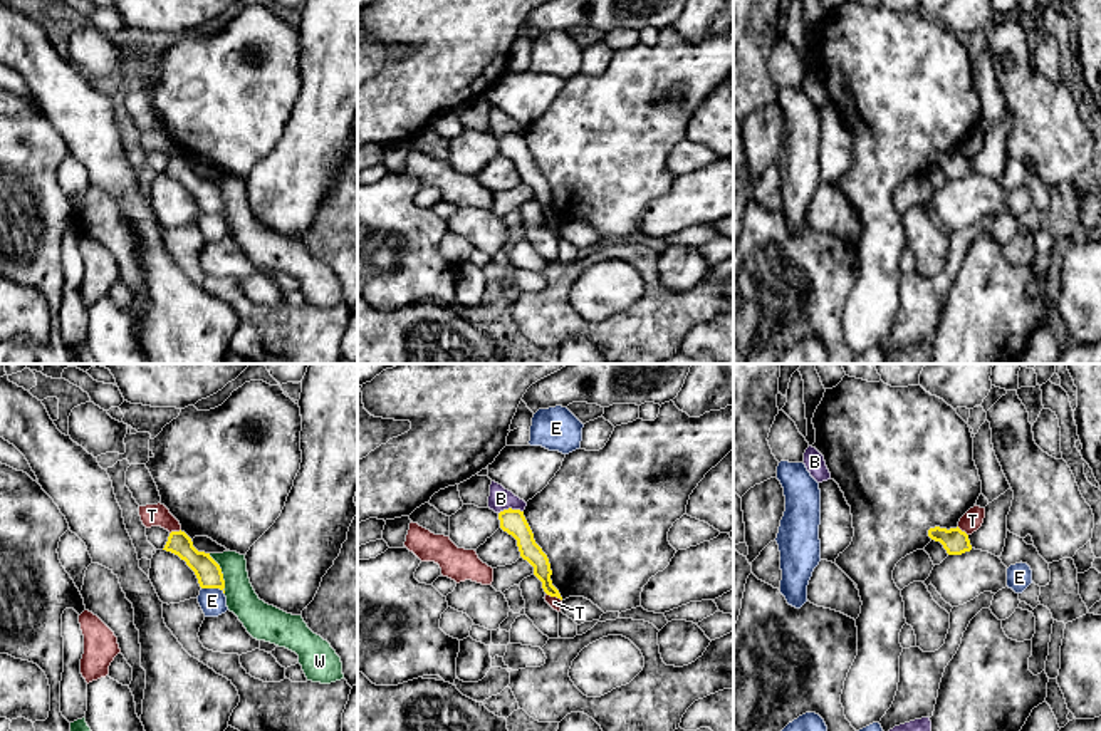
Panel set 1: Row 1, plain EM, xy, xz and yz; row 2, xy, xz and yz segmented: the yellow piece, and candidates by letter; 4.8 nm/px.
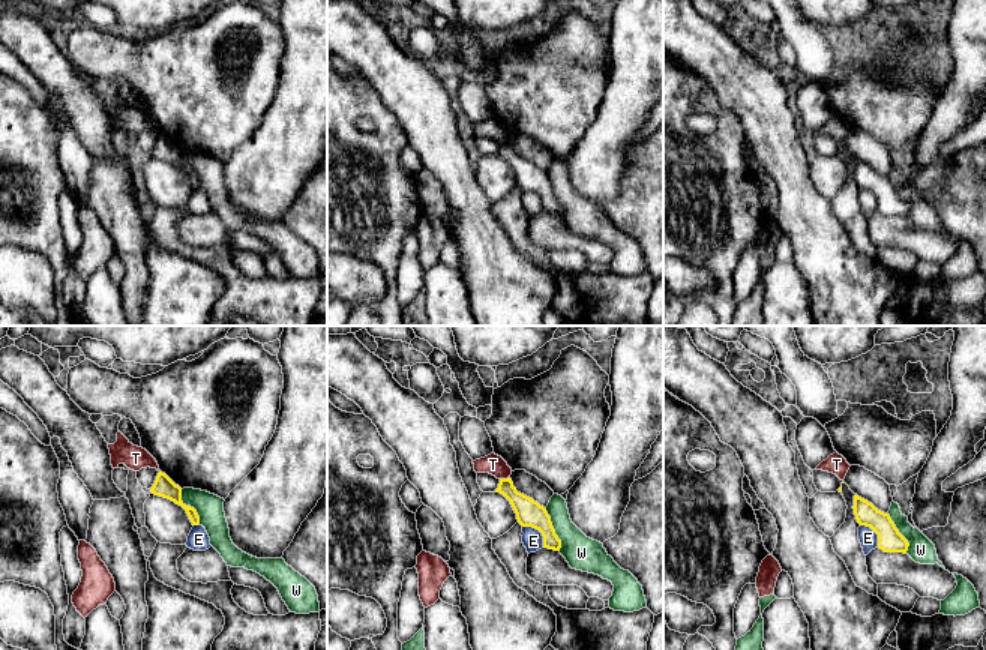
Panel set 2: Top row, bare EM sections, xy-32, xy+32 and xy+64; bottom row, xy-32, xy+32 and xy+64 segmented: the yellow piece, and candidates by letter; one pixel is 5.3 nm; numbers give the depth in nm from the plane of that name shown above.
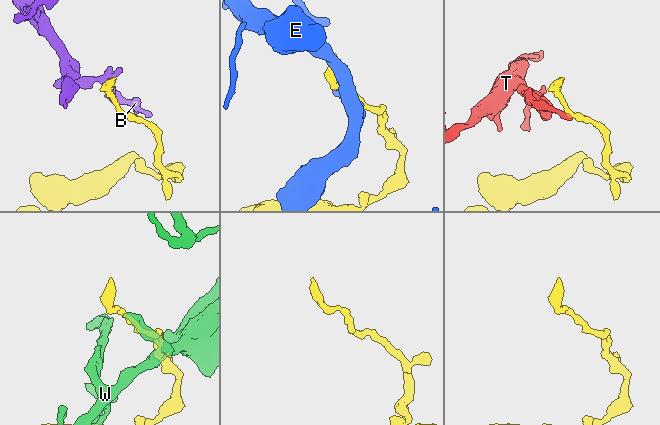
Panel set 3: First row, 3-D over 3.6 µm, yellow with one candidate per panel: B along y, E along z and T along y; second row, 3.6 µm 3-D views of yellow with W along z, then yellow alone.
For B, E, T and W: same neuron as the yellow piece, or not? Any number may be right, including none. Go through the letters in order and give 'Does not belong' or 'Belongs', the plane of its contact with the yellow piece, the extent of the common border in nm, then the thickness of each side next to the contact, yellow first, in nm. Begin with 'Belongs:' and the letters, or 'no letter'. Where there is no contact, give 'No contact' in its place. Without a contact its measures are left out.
Belongs: no letter
B: Does not belong. Touches yellow in xz. Shared border 120 nm. Thickness 120 nm (yellow) against 110 nm
E: Does not belong. Touches yellow in xy. Shared border 120 nm. Thickness 120 nm (yellow) against 130 nm
T: Does not belong. Touches yellow in xz. Shared border 90 nm. Thickness 100 nm (yellow) against 60 nm
W: Does not belong. Touches yellow in xy. Shared border 200 nm. Thickness 120 nm (yellow) against 150 nm

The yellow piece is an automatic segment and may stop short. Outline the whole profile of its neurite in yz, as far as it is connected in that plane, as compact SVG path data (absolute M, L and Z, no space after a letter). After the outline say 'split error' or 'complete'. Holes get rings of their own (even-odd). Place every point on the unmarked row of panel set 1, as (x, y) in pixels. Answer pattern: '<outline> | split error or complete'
M935 151L928 154L928 161L940 166L948 179L962 179L972 174L968 159L958 151L950 154Z | complete

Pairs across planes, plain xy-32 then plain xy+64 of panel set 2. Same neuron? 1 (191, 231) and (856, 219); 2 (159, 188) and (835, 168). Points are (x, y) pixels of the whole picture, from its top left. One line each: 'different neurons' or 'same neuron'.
1: different neurons
2: same neuron

